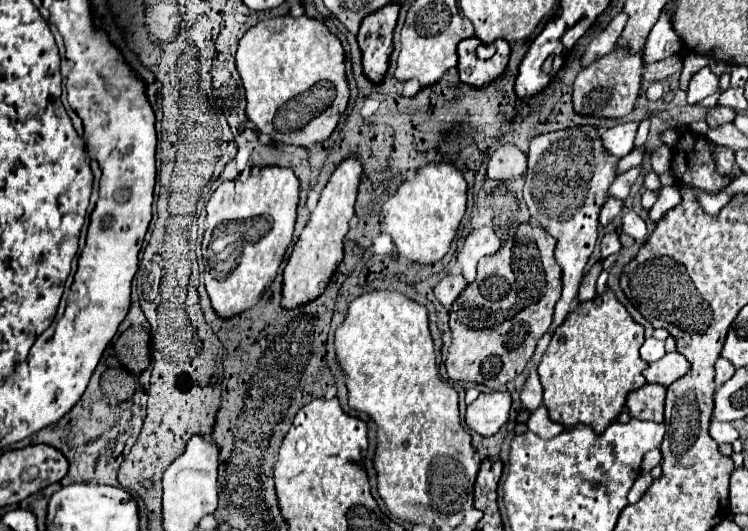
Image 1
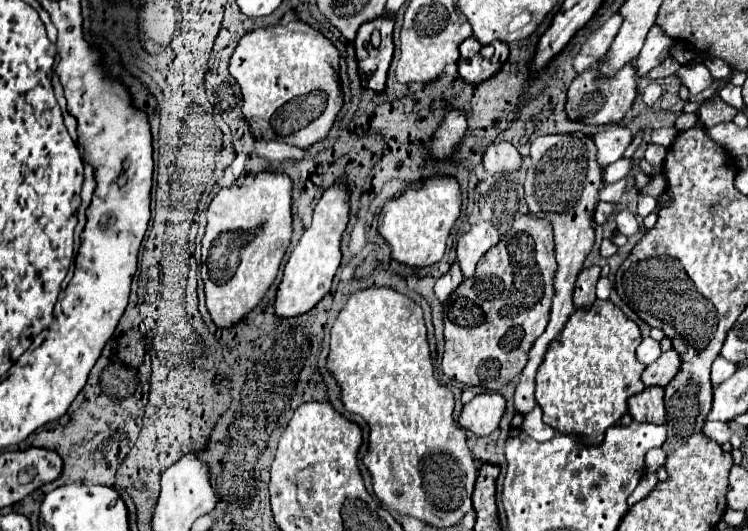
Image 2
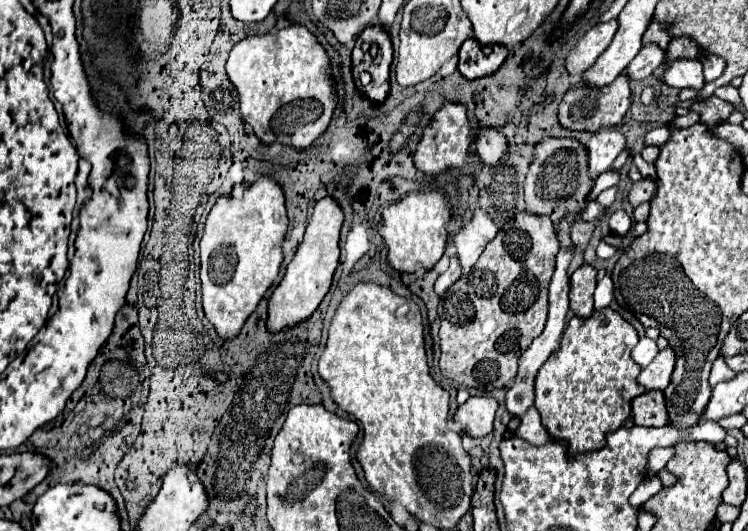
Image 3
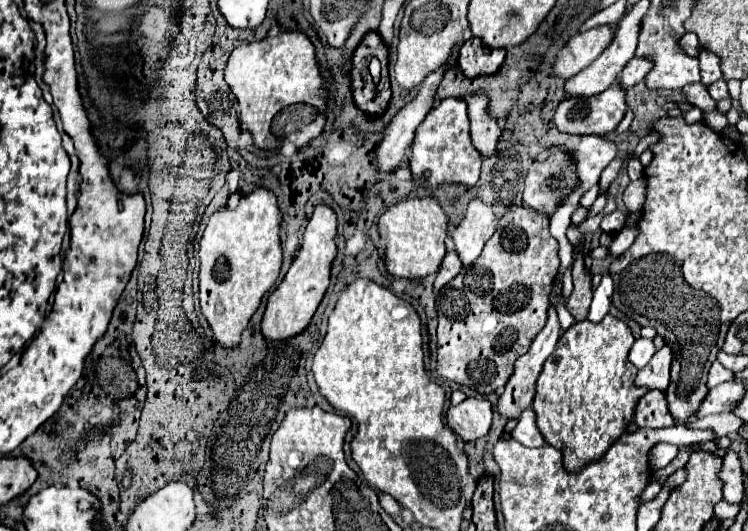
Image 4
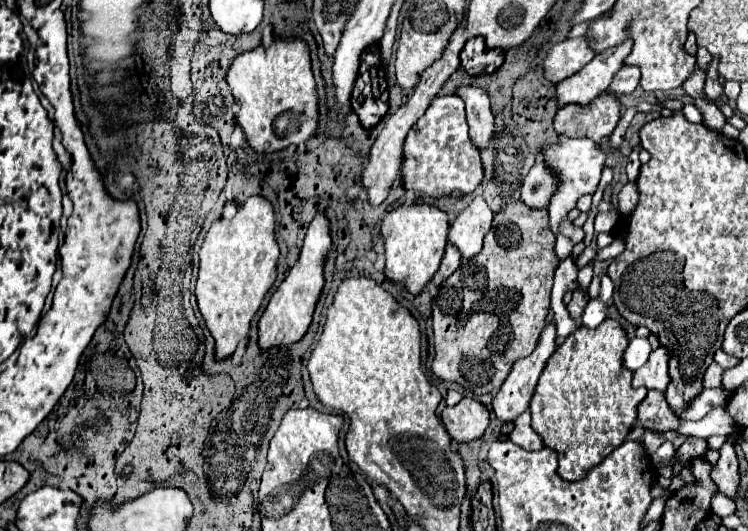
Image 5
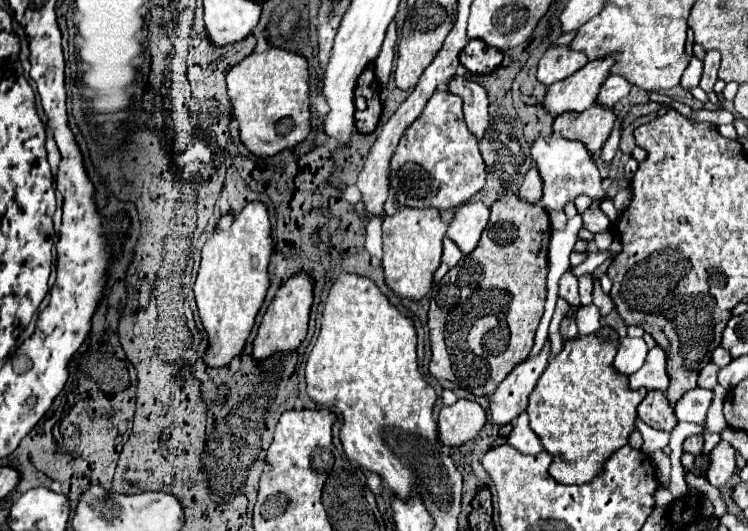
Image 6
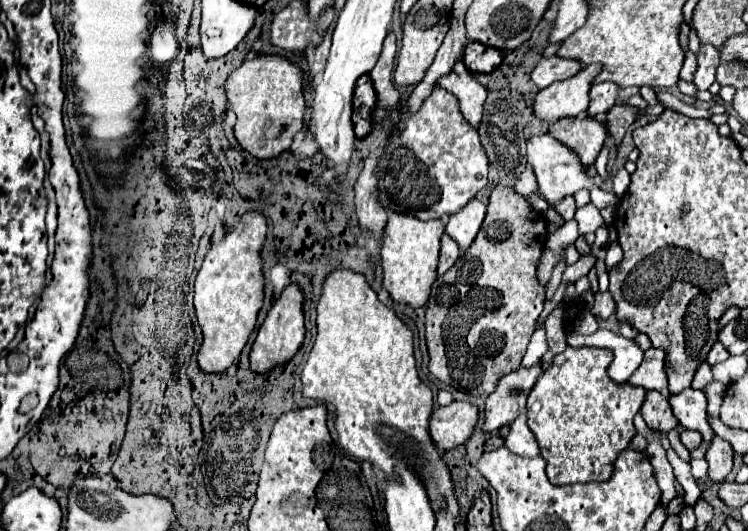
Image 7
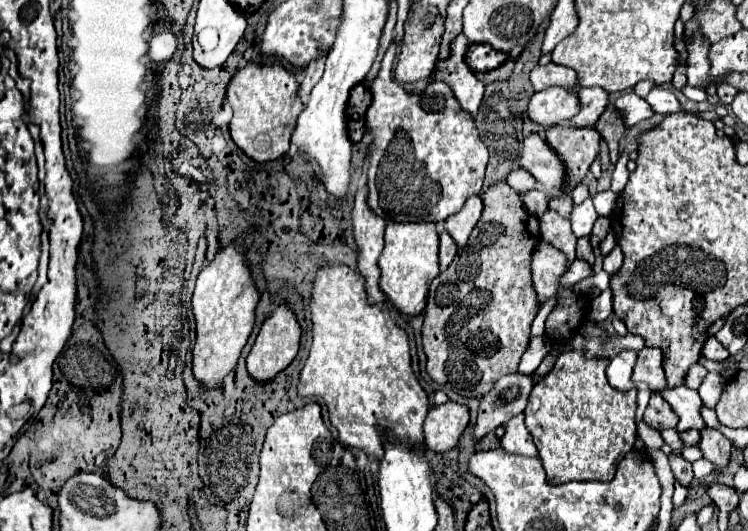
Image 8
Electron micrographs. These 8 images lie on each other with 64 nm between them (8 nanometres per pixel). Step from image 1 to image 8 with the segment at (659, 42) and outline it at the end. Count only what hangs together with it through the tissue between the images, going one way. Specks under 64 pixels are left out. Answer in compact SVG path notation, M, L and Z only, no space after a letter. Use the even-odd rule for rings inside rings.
M582 88L578 100L580 100L580 112L570 120L570 124L574 128L588 128L594 126L594 122L606 110L608 94L602 88Z

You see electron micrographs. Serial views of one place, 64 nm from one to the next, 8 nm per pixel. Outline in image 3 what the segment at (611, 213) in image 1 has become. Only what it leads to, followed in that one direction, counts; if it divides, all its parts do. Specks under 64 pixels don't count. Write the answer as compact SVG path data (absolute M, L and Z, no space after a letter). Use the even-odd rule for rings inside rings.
M588 202L586 206L584 206L584 210L580 210L580 214L578 214L578 220L596 220L596 218L600 218L604 214L604 208L600 206L600 204L596 204L596 202Z

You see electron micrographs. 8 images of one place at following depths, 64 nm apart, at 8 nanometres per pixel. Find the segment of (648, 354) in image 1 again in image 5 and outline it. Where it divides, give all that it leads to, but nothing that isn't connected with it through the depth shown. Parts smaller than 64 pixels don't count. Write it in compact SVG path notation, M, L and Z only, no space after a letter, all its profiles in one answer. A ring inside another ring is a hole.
M630 338L628 342L628 348L624 350L624 358L622 358L622 364L626 368L640 368L646 364L648 360L648 354L650 354L650 342L648 338Z

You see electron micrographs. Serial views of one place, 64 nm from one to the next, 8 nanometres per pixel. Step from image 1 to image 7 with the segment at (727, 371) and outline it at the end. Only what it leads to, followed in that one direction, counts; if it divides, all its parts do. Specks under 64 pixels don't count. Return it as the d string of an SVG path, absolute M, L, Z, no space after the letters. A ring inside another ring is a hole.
M702 362L700 368L696 368L696 376L692 378L692 388L694 390L702 390L708 382L712 382L712 372L710 372L710 364L708 362Z

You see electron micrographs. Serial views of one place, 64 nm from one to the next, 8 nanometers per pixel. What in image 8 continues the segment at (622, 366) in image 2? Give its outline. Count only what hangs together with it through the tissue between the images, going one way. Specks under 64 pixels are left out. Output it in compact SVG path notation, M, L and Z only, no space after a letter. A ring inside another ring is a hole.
M564 352L554 368L532 388L524 410L538 456L550 484L572 480L608 482L618 462L636 442L636 390L620 392L606 380L606 358L584 358L582 352Z

